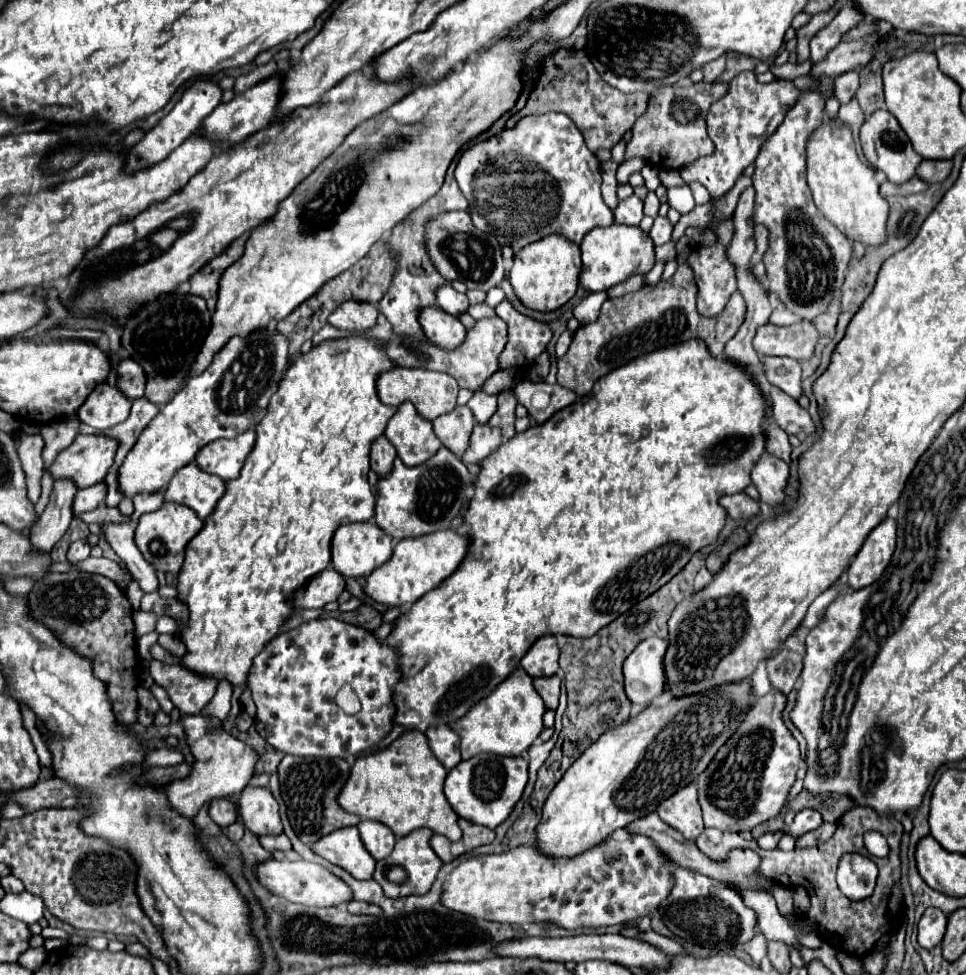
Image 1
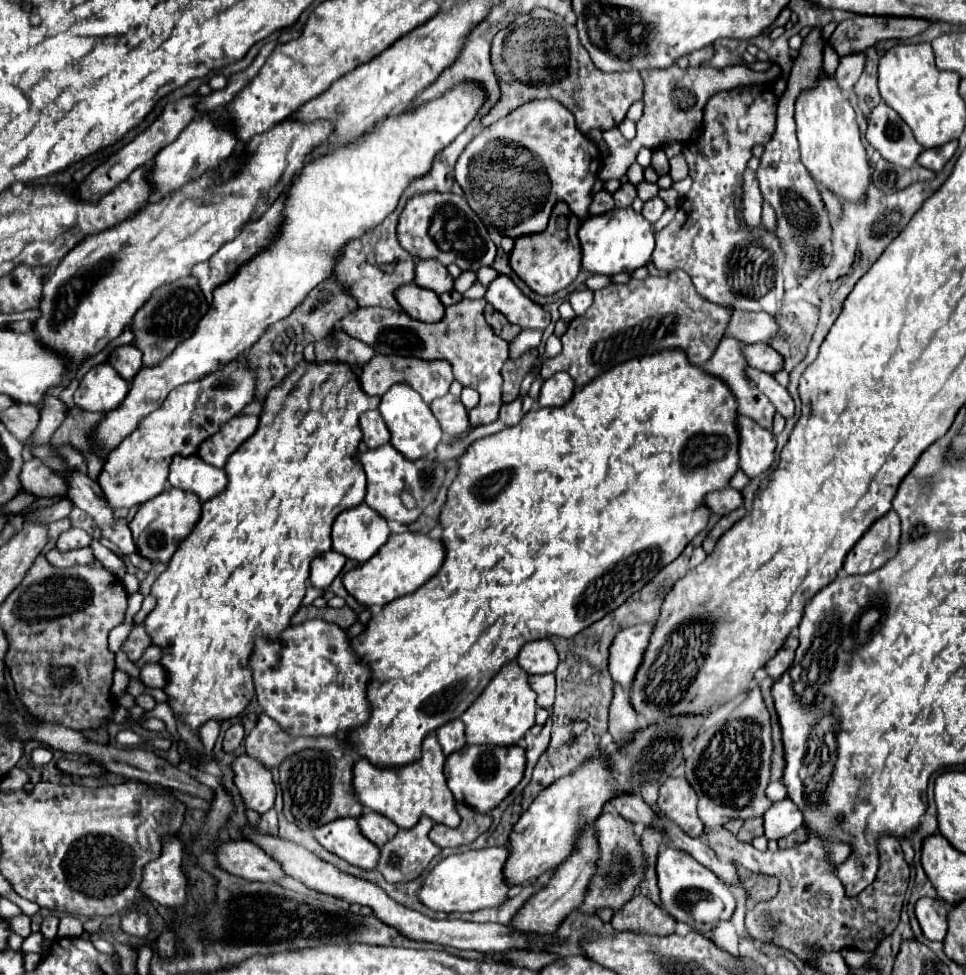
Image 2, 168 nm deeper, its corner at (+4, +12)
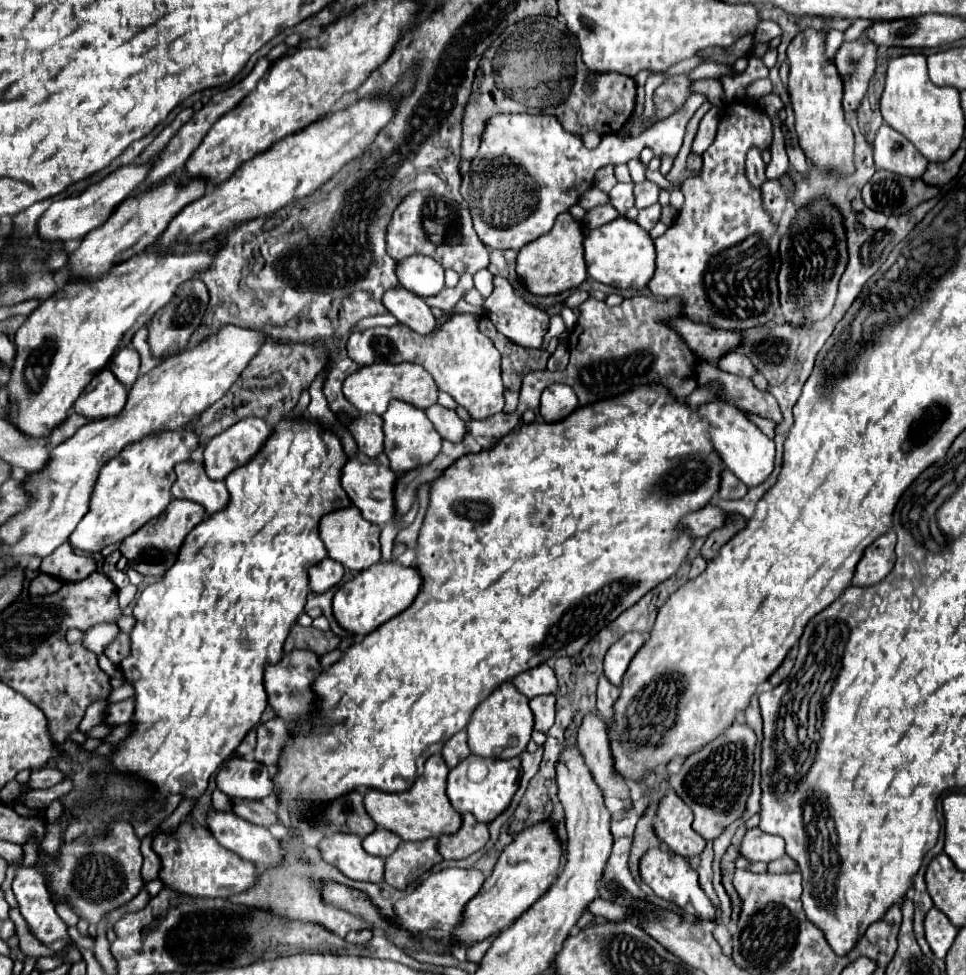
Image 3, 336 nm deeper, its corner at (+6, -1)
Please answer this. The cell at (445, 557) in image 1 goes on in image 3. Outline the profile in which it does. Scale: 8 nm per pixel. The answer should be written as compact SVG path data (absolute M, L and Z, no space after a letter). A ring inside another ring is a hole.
M388 560L386 564L378 562L336 590L332 602L334 616L344 630L352 634L368 634L386 620L404 612L414 602L420 588L422 576L414 566L402 566L396 560Z

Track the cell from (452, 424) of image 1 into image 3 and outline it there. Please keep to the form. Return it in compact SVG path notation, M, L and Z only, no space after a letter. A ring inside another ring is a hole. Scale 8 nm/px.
M434 404L426 410L430 422L434 424L434 428L438 430L438 434L444 440L450 442L462 442L464 434L466 434L466 424L460 420L460 416L456 414L456 410L448 410L440 404Z

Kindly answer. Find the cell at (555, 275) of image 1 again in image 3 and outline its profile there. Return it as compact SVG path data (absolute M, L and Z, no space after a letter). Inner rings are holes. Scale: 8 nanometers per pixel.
M560 214L548 234L544 234L536 242L530 242L530 246L524 246L518 252L516 258L518 278L534 296L554 296L578 288L578 284L582 284L588 276L582 240L584 240L584 232L580 222L576 222L570 214Z

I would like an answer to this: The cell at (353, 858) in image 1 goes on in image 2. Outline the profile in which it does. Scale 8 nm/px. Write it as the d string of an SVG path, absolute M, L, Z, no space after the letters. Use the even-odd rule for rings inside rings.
M352 817L336 819L314 829L314 837L324 849L342 857L350 865L374 869L378 863L380 849L360 833L358 821Z

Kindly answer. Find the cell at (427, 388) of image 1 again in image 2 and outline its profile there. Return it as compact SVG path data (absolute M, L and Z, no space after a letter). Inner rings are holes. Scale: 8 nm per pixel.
M374 355L360 371L360 387L368 395L382 397L394 383L408 383L414 391L422 395L426 403L432 403L436 397L444 397L452 381L454 375L448 361L424 361L418 357L400 357L400 355Z

